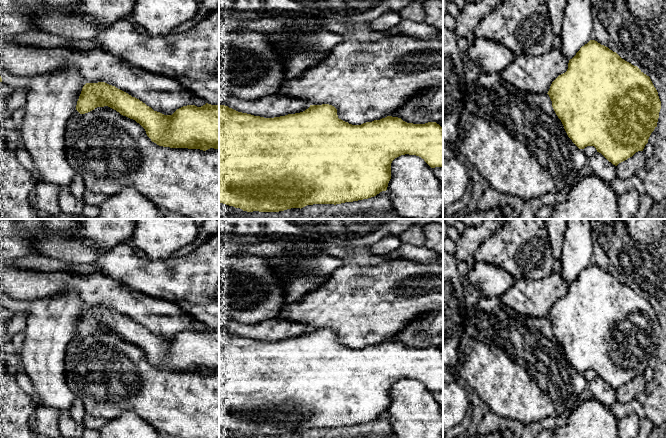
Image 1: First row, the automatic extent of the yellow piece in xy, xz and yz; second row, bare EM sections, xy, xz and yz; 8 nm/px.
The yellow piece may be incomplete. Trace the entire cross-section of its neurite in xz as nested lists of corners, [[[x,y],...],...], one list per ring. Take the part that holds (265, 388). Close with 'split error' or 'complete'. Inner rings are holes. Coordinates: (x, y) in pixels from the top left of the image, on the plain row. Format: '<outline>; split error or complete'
[[[329,328],[310,329],[303,336],[274,342],[254,340],[238,336],[225,329],[219,329],[219,427],[240,432],[243,435],[279,436],[291,432],[301,433],[313,428],[336,429],[374,421],[387,414],[391,403],[391,387],[395,382],[405,378],[421,381],[431,392],[443,391],[443,352],[436,346],[413,348],[392,340],[361,349],[352,349],[339,343],[337,333]]]; complete

